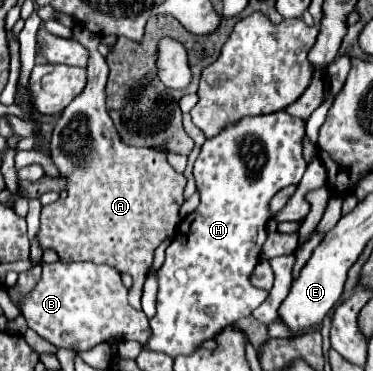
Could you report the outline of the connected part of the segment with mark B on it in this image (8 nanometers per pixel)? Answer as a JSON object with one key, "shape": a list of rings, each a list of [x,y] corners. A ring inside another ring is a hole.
{"shape":[[[42,264],[42,278],[16,306],[26,318],[28,328],[56,348],[70,348],[74,352],[90,350],[108,340],[136,340],[142,344],[146,334],[150,334],[146,314],[128,304],[128,288],[122,284],[118,270],[106,264]]]}

